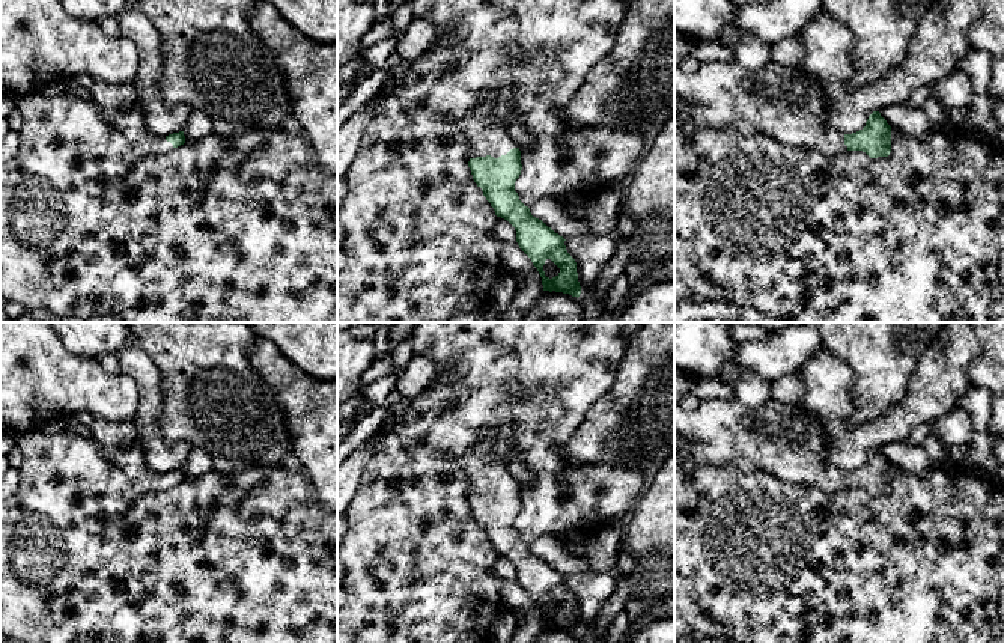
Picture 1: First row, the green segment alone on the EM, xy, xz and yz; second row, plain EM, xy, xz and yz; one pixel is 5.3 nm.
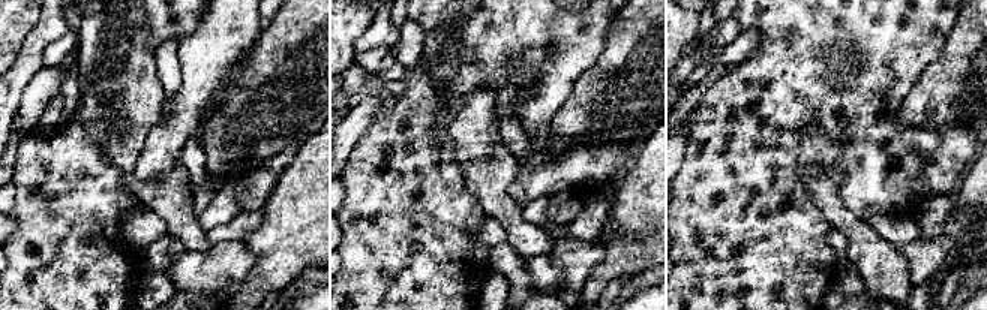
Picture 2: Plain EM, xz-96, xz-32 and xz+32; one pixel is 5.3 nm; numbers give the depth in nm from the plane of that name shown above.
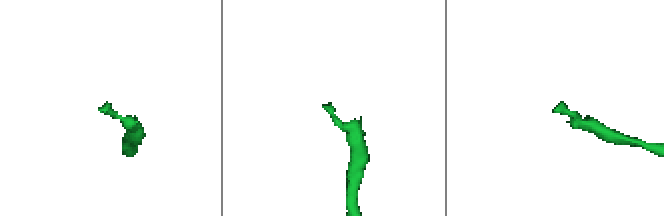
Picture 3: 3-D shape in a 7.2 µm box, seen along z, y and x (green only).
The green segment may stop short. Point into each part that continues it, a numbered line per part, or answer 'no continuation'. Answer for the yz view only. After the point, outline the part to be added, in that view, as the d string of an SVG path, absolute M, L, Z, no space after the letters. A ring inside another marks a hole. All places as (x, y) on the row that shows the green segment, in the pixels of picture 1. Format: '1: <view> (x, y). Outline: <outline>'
1: yz (780, 101). Outline: M735 59L701 63L692 74L674 66L674 126L730 128L745 136L763 133L783 145L838 155L846 152L844 134L829 125L828 105L820 83L796 66L768 62L748 71Z

